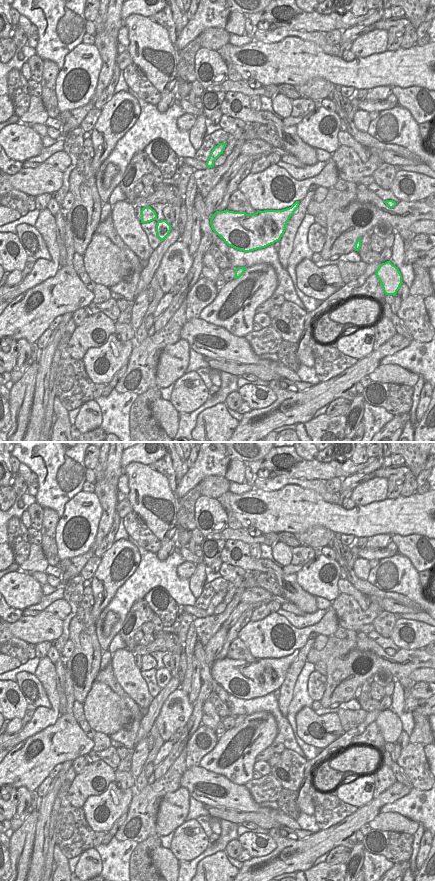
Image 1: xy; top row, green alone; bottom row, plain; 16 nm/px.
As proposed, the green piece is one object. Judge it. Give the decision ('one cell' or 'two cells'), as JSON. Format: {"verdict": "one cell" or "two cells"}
{"verdict": "one cell"}

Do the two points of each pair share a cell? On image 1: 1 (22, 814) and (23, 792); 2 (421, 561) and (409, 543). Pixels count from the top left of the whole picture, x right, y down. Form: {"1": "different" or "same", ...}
{"1": "same", "2": "same"}

